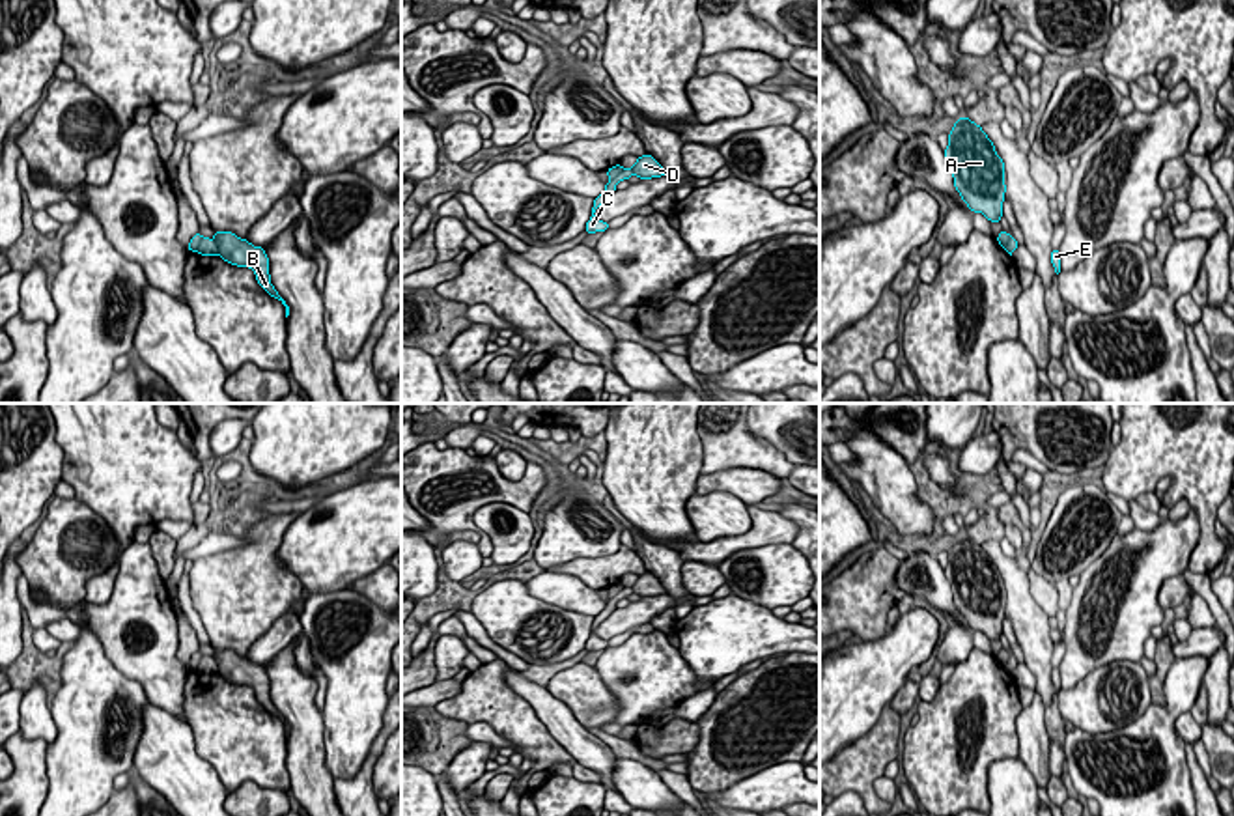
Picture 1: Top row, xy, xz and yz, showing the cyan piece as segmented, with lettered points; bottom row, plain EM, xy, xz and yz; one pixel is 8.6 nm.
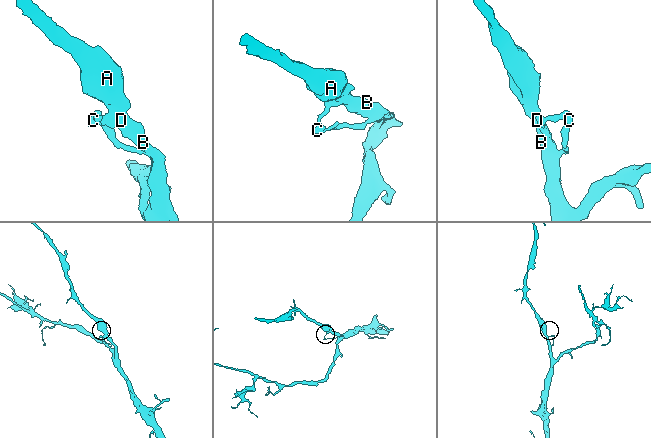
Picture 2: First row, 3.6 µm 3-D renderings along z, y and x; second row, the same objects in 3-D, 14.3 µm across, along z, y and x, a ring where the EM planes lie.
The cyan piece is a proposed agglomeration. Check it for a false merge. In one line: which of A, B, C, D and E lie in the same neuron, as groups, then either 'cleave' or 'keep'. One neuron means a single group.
A B D / C E | cleave

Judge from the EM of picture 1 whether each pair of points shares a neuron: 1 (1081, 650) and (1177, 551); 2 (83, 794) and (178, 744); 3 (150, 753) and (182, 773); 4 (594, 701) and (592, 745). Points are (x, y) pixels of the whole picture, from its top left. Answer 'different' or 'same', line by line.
1: same
2: different
3: same
4: different

